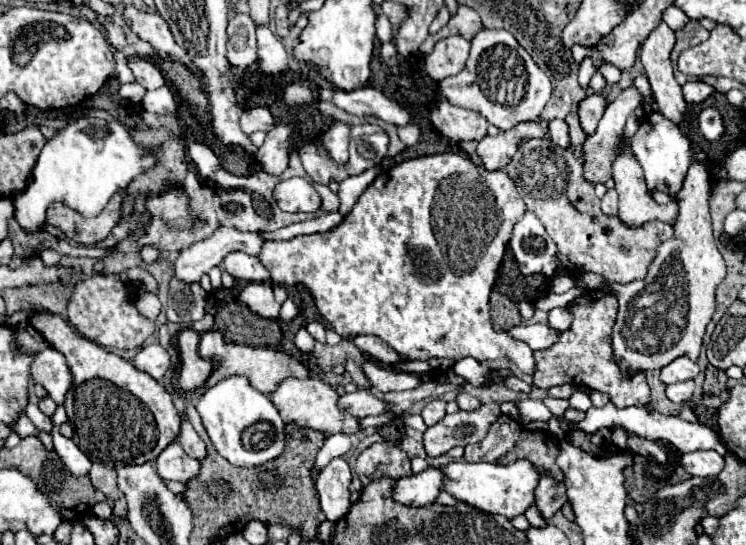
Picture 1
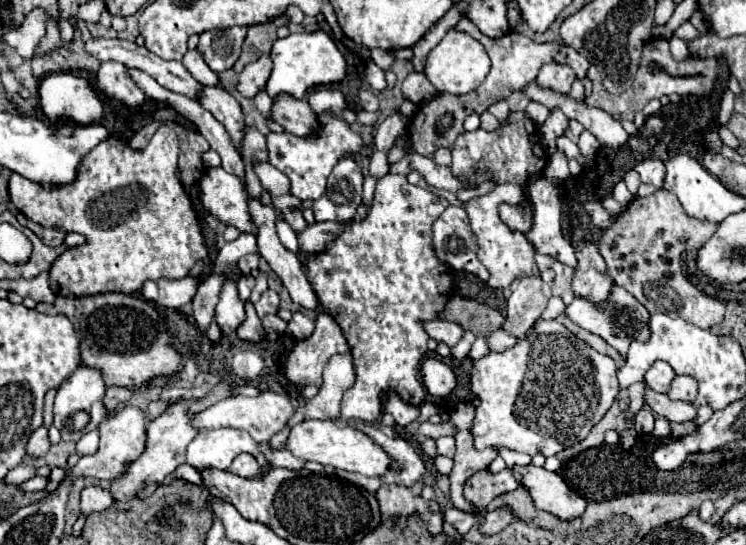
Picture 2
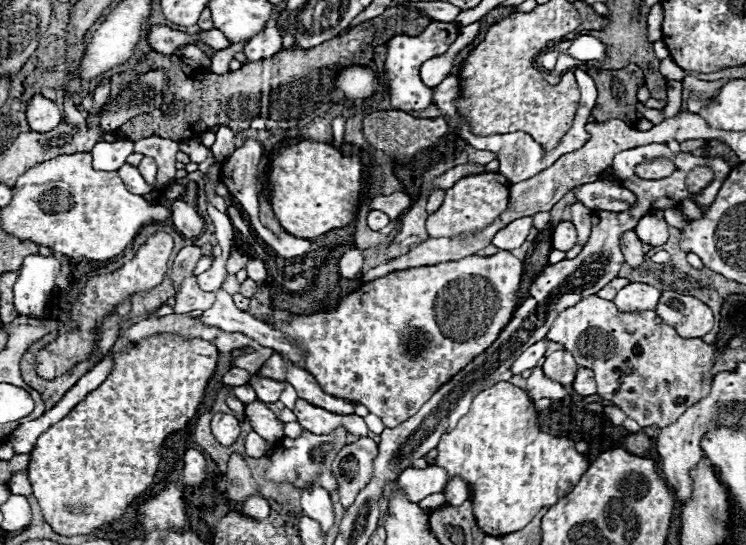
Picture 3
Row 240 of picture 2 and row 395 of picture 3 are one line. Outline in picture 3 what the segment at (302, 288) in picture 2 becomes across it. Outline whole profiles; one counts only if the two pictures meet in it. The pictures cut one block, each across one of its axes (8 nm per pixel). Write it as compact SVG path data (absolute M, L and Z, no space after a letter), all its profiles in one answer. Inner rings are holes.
M256 376L252 380L252 386L256 390L258 400L262 400L262 402L276 402L280 398L282 390L286 388L286 382L278 382L270 378L264 378L262 380L260 376Z

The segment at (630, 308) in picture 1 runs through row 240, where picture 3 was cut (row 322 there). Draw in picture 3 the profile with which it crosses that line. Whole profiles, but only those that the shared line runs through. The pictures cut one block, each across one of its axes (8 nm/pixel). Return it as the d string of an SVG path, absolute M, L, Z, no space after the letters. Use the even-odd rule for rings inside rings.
M672 290L662 292L656 314L682 338L702 338L714 328L714 314L704 302Z

